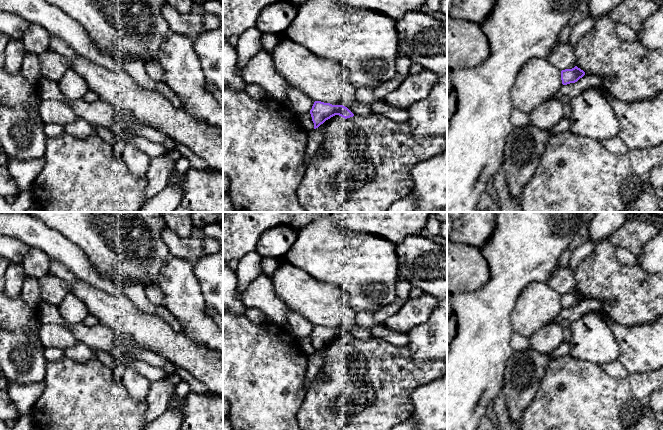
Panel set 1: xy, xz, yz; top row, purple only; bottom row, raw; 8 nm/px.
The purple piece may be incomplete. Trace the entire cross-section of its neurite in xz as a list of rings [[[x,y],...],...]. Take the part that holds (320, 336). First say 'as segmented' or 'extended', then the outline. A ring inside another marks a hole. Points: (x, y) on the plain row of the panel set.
as segmented; [[[321,325],[314,326],[310,338],[314,347],[314,353],[335,339],[339,339],[345,343],[354,340],[354,338],[343,329],[332,329]]]

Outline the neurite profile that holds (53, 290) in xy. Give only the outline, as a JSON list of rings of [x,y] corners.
[[[51,273],[37,278],[37,282],[42,302],[58,306],[69,293],[70,287],[68,283]]]

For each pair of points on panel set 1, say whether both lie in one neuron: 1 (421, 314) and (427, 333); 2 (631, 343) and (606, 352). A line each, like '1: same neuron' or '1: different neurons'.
1: different neurons
2: different neurons

